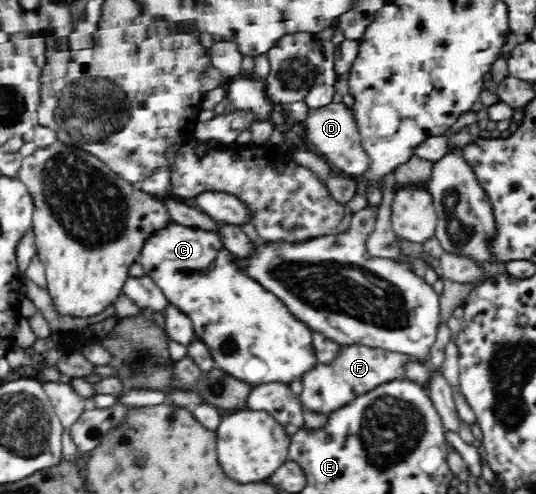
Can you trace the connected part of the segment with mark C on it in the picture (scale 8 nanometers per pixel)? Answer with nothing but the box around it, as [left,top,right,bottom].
[138,221,318,387]

